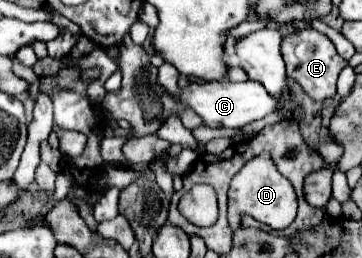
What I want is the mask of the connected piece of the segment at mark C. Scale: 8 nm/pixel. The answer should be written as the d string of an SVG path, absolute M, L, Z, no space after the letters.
M163 63L159 67L159 83L181 103L187 103L189 107L193 107L197 111L197 115L201 115L203 123L209 127L243 127L247 123L253 123L269 113L275 113L281 109L281 105L285 103L285 99L281 97L273 97L265 91L265 87L261 87L261 83L257 81L243 81L243 83L229 83L229 81L209 81L205 85L199 83L191 83L185 91L177 89L177 79L179 73L173 65Z

